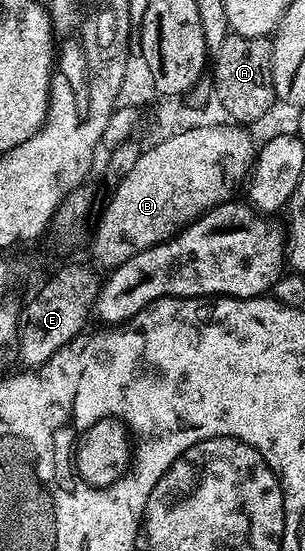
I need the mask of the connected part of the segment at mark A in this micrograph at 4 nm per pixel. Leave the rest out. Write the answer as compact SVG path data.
M230 34L229 37L225 39L223 42L223 46L219 46L215 50L215 55L217 56L214 58L212 57L211 60L211 68L213 64L213 80L211 79L211 88L212 91L215 93L215 100L217 96L217 100L219 103L222 104L223 107L229 111L228 119L233 122L240 122L242 125L249 126L252 125L252 122L255 118L259 118L259 114L263 114L267 111L270 106L275 103L275 97L273 95L273 75L271 74L271 54L273 53L273 41L272 39L263 37L263 36L239 36L236 34Z

